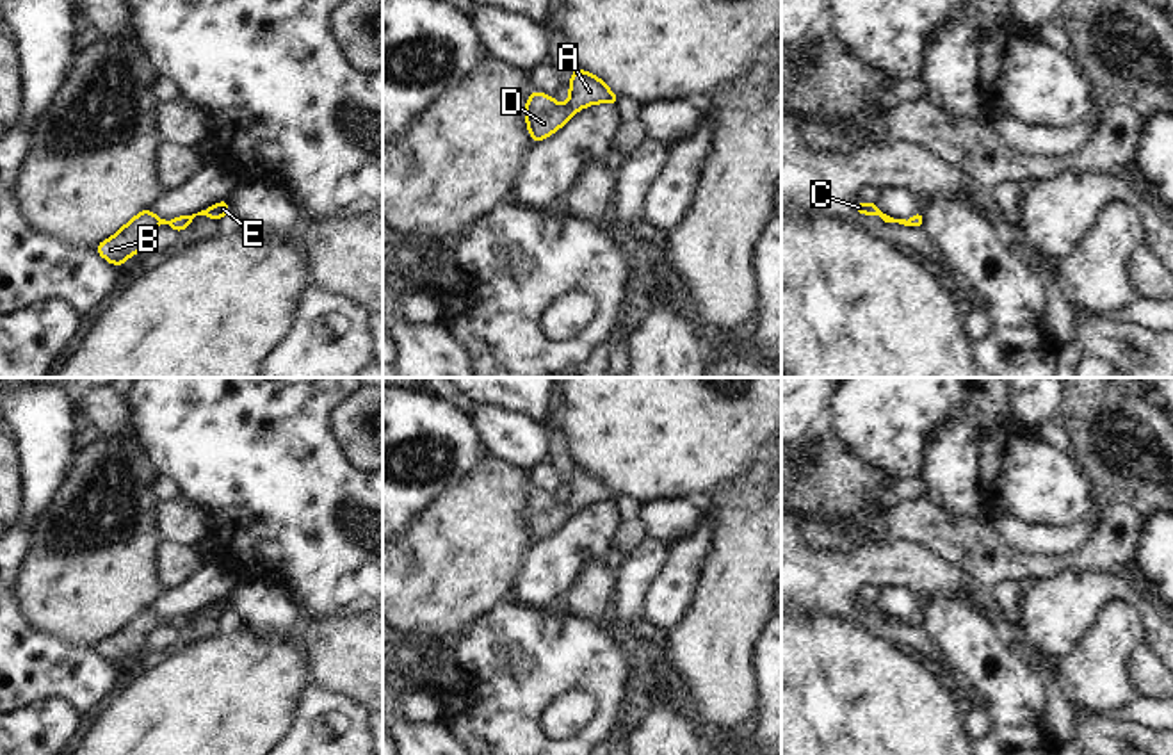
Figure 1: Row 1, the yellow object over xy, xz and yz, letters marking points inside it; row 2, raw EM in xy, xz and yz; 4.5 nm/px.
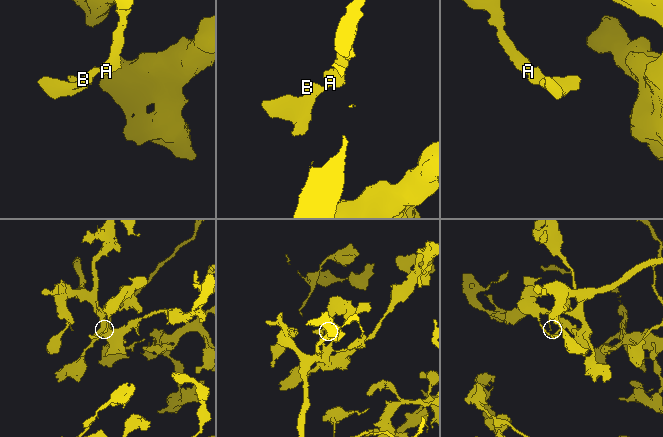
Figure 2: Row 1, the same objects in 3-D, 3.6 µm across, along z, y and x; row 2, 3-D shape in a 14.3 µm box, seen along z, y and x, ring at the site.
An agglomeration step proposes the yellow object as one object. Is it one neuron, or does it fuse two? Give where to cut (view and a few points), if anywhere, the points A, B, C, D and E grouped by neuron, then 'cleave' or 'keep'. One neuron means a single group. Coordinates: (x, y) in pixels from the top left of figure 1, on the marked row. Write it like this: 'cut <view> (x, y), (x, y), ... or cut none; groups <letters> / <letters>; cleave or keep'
cut none; groups A B C D E; keep

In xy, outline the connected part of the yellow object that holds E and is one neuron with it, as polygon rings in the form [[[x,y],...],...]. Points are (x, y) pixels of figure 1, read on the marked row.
[[[228,198],[198,214],[174,217],[171,221],[158,219],[148,208],[148,210],[139,212],[133,219],[130,219],[116,235],[100,242],[94,248],[94,251],[101,255],[107,262],[114,264],[116,267],[121,267],[125,260],[128,260],[132,255],[144,249],[146,237],[157,226],[169,224],[174,231],[180,233],[192,223],[196,215],[206,215],[214,219],[215,223],[219,223],[219,219],[228,214],[230,214]]]

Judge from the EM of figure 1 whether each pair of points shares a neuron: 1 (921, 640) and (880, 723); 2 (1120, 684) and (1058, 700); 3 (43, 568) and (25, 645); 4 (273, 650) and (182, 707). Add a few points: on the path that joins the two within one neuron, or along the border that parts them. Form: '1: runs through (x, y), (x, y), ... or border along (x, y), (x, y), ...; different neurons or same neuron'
1: border along (860, 625), (897, 645); different neurons
2: border along (1056, 673), (1058, 684), (1070, 704); different neurons
3: border along (18, 604), (18, 609), (40, 631), (68, 643); different neurons
4: runs through (250, 673), (216, 707), (205, 707); same neuron

